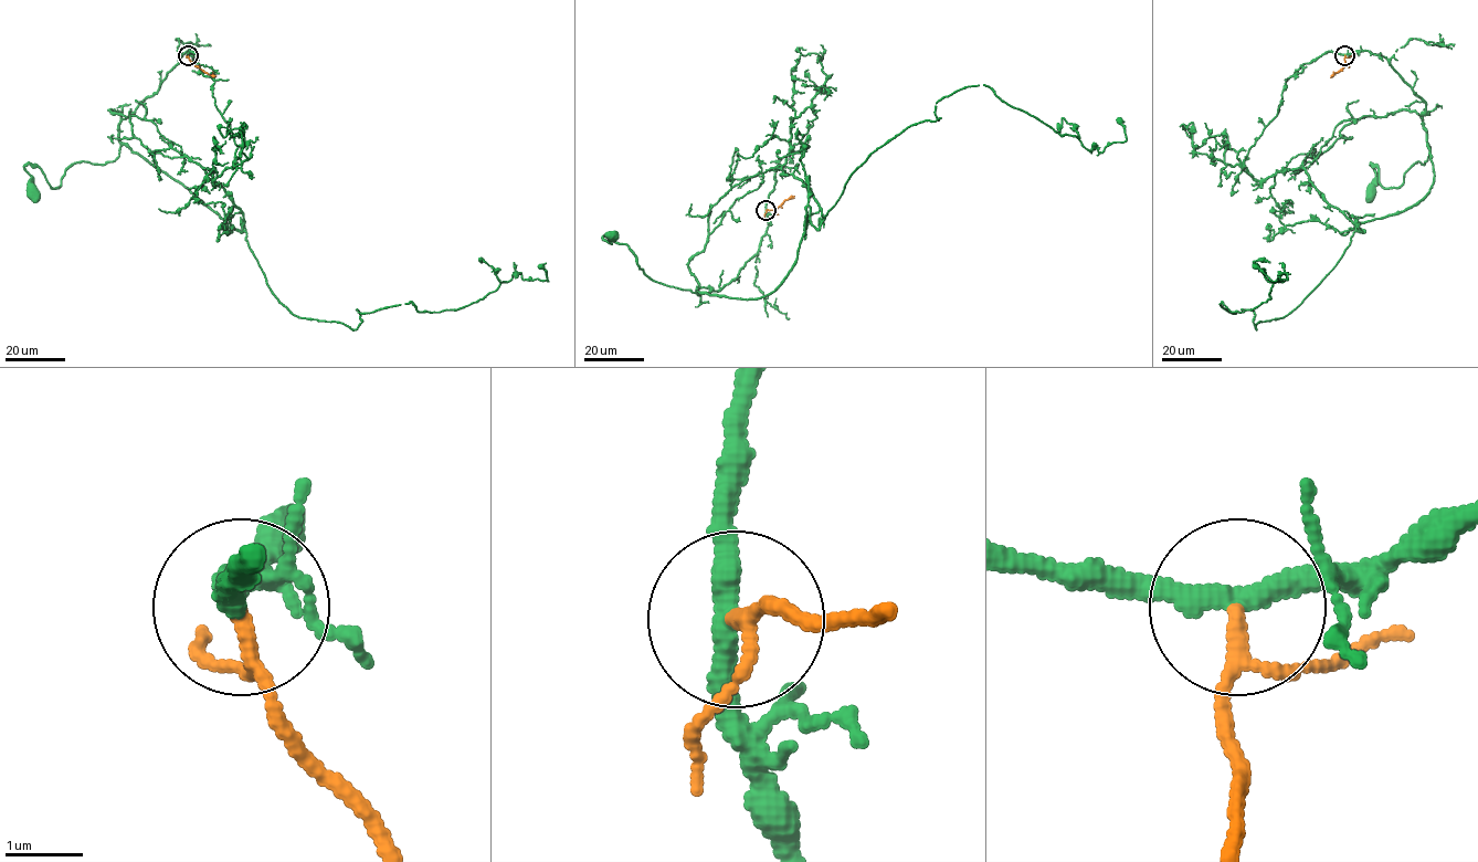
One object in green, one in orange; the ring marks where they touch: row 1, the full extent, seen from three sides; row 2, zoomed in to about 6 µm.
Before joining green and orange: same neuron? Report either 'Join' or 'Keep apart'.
Keep apart

